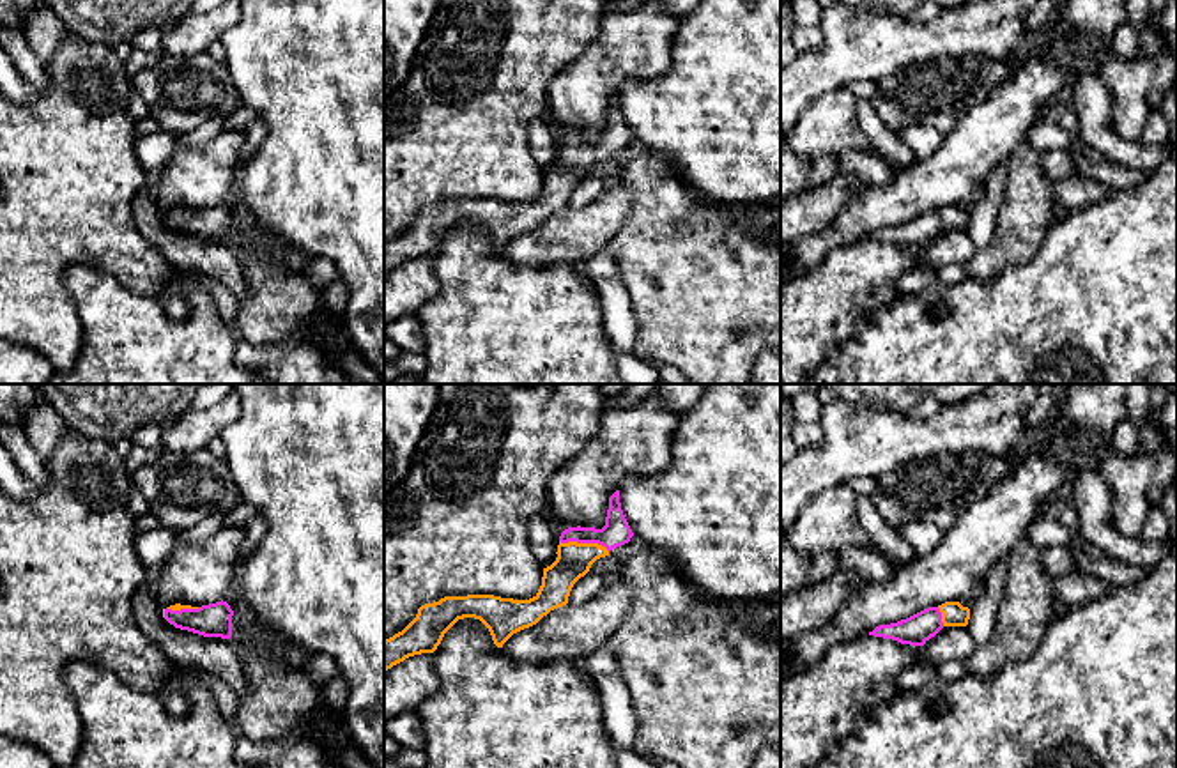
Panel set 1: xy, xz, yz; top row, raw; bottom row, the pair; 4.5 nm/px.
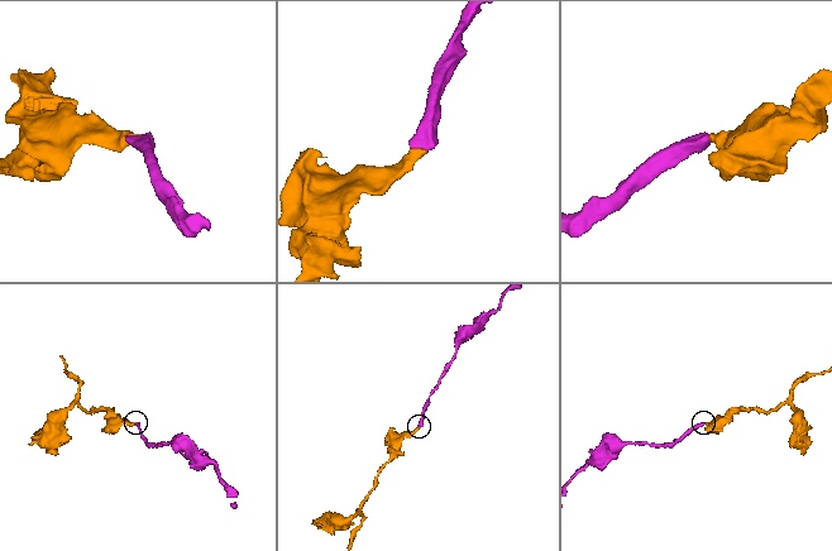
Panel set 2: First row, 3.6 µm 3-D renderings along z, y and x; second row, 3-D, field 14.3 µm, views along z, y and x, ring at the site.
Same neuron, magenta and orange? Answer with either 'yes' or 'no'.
yes

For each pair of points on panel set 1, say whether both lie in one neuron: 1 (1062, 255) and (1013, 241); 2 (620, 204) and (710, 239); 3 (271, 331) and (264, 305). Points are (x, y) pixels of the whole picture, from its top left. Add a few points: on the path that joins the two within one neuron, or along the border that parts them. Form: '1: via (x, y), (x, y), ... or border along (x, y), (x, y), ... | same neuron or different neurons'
1: border along (1053, 223), (1029, 261), (1006, 269) | different neurons
2: border along (622, 181), (630, 193), (630, 213), (607, 243) | different neurons
3: via (271, 324), (271, 312) | same neuron

